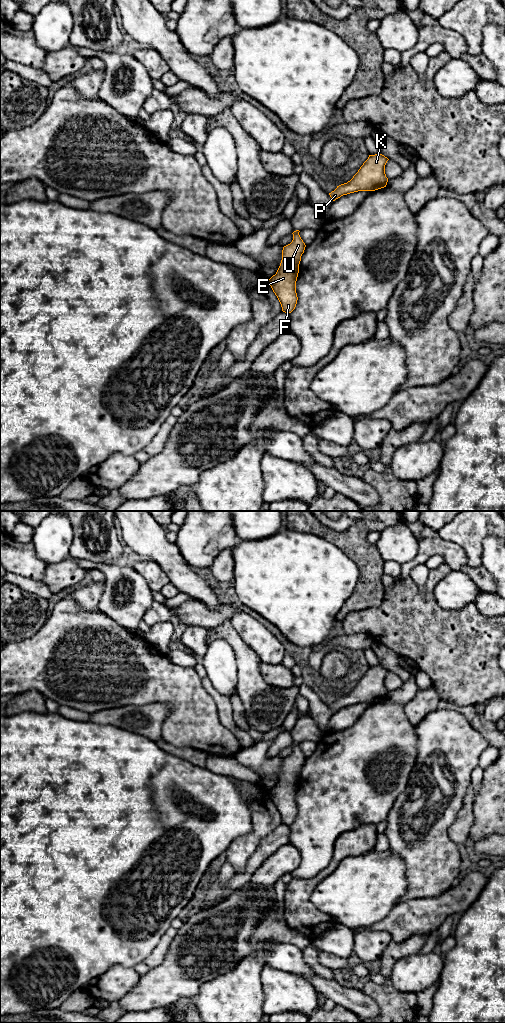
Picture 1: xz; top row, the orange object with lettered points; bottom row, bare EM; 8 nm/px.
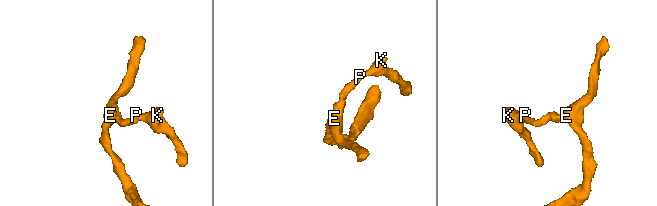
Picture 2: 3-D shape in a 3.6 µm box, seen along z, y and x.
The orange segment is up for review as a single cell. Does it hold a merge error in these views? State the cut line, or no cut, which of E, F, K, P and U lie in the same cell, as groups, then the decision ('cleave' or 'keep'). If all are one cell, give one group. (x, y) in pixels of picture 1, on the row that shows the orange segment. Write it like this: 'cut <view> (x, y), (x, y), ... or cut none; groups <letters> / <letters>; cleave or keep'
cut none; groups E F K P U; keep

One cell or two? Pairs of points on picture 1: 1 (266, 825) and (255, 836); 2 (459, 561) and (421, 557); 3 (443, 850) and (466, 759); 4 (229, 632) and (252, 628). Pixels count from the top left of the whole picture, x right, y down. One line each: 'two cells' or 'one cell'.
1: one cell
2: one cell
3: one cell
4: two cells

